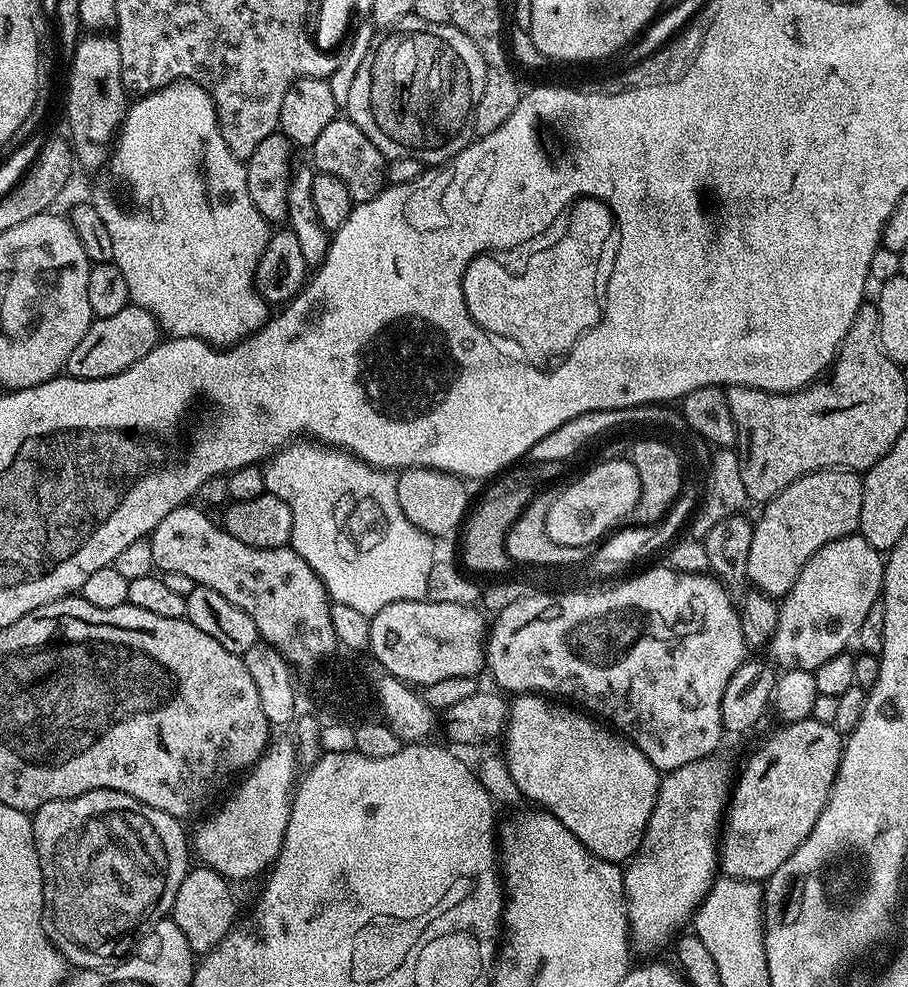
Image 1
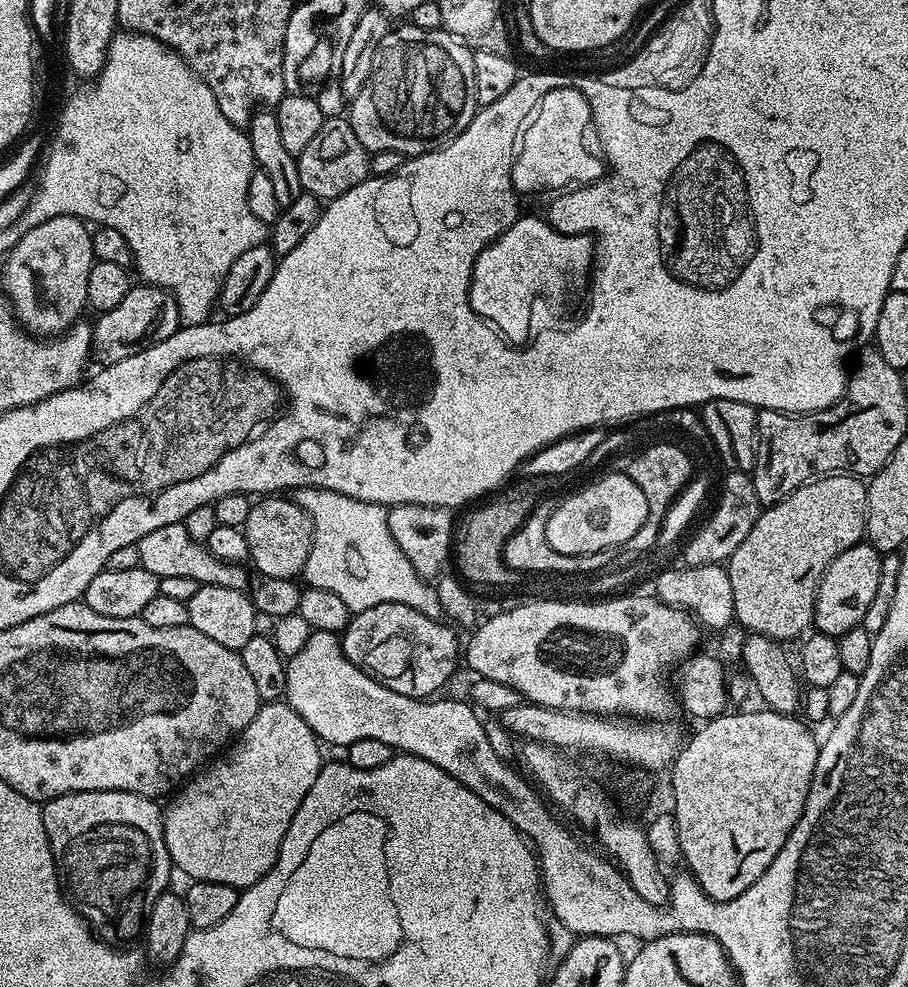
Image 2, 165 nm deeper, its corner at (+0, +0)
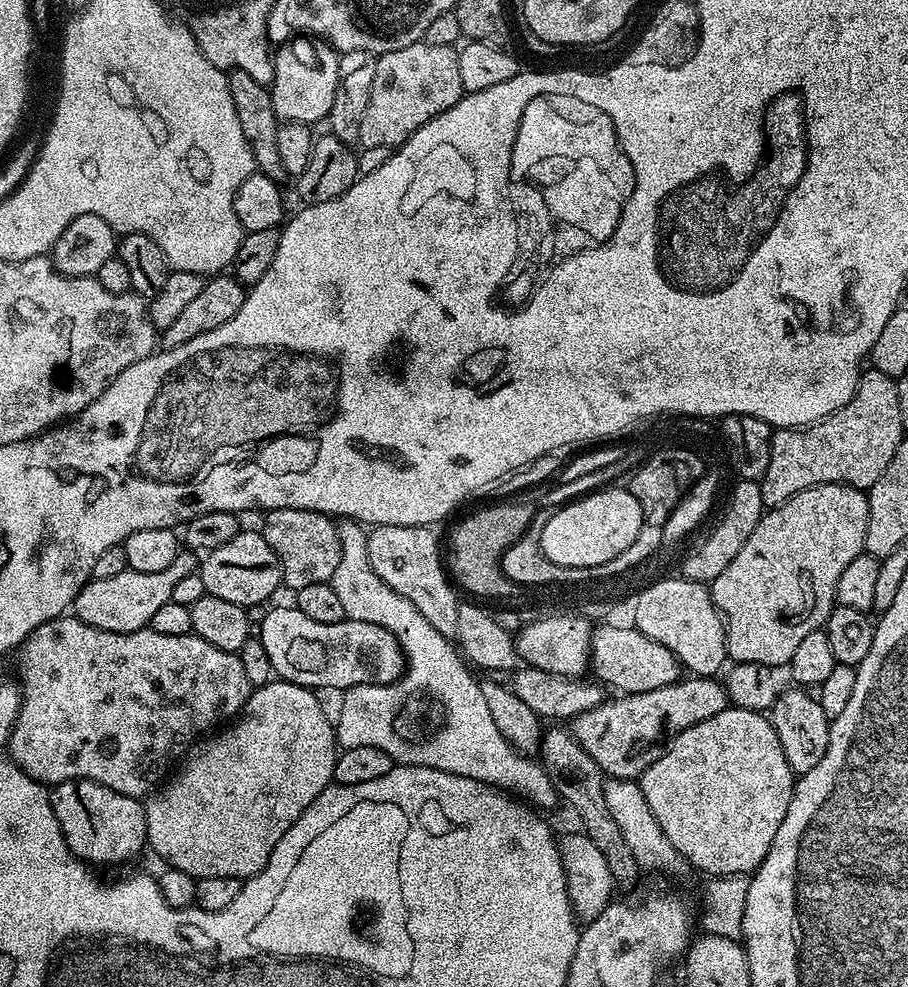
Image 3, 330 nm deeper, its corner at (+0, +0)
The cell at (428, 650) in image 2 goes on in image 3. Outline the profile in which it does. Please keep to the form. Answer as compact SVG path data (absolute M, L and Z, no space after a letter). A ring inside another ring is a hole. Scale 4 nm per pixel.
M295 606L288 608L272 608L264 616L260 624L258 639L266 646L266 654L270 654L272 671L279 679L289 680L291 684L300 684L303 688L321 690L320 688L340 688L347 690L359 684L392 684L406 671L404 649L382 626L374 626L370 622L358 622L345 619L342 622L327 624L314 622L302 614Z

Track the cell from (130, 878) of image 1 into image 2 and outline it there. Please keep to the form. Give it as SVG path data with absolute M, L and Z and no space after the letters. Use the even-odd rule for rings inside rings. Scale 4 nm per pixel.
M71 792L70 794L62 794L54 797L53 800L47 801L43 805L44 813L44 829L46 830L46 838L50 842L50 850L56 859L58 875L62 881L63 887L66 889L67 899L70 901L76 913L85 920L102 940L109 942L124 942L120 940L132 940L136 935L145 931L148 915L154 906L156 899L163 894L169 887L168 879L174 873L174 865L170 854L166 850L166 838L164 837L164 818L162 808L155 799L139 796L133 792Z

